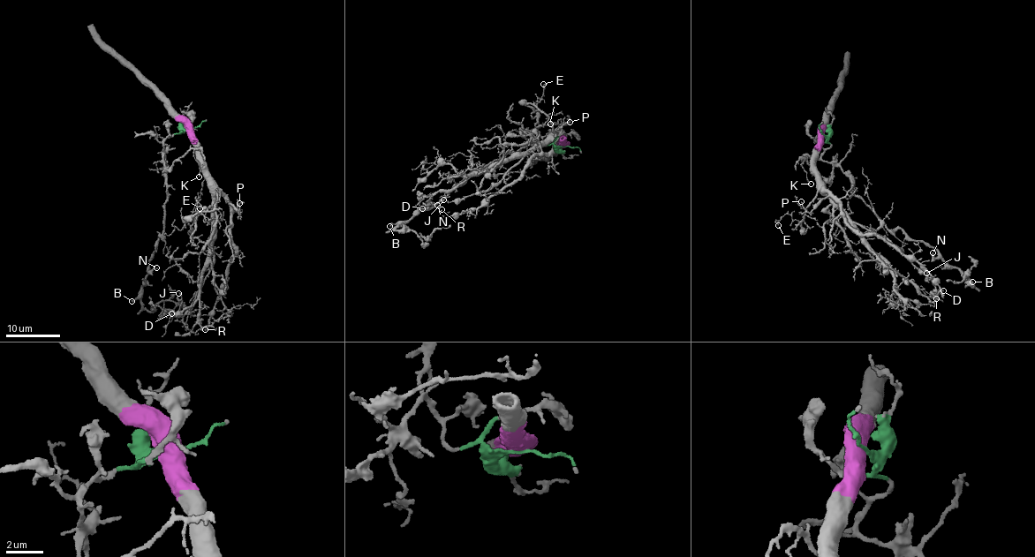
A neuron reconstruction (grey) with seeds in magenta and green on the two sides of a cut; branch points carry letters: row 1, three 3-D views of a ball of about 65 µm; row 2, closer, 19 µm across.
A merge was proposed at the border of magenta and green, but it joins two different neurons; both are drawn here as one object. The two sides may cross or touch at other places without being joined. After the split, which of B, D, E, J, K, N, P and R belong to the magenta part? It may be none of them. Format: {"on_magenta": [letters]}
{"on_magenta": ["D", "E", "J", "P", "R"]}

